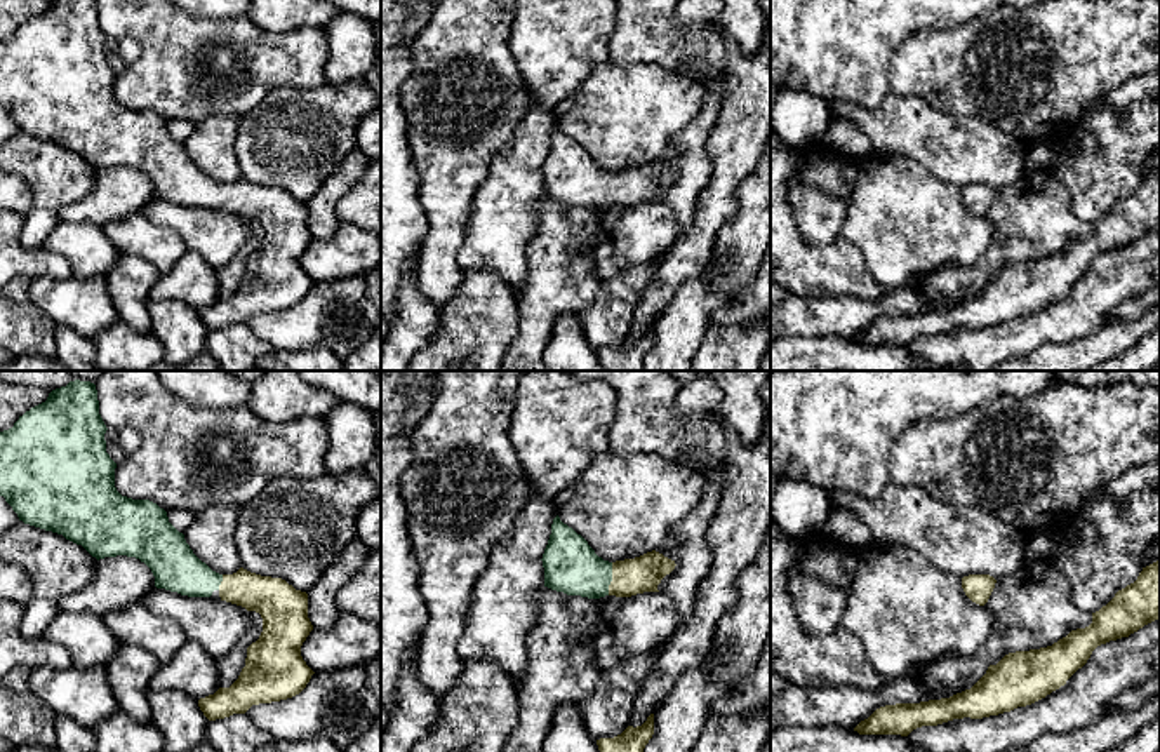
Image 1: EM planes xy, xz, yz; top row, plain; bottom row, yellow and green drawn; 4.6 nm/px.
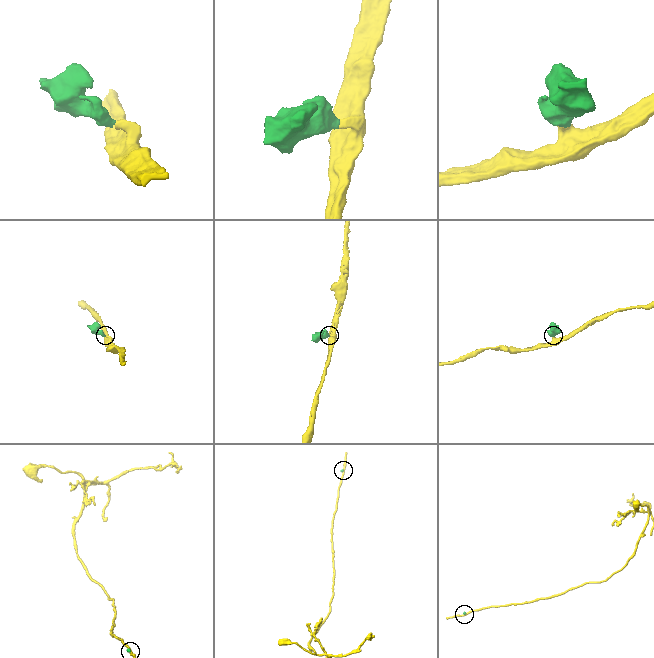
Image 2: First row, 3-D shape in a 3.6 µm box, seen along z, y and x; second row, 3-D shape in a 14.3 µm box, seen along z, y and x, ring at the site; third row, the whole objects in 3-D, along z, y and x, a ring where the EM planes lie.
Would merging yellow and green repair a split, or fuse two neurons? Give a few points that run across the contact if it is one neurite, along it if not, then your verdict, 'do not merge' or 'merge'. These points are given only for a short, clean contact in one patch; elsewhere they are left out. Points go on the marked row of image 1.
line xz (630, 577), (613, 578), (593, 578), (571, 566); merge

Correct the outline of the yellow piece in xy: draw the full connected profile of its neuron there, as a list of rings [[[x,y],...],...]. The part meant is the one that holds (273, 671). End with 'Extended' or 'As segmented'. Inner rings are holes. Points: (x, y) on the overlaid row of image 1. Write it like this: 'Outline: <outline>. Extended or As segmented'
Outline: [[[75,379],[52,390],[45,402],[19,416],[12,428],[0,432],[0,496],[24,524],[63,534],[97,561],[117,555],[139,559],[151,569],[157,588],[188,597],[210,597],[217,590],[221,601],[261,614],[263,632],[247,648],[238,679],[230,688],[219,688],[198,700],[209,721],[299,695],[315,674],[301,656],[301,646],[313,630],[308,594],[282,578],[261,576],[243,567],[233,574],[212,571],[193,554],[163,508],[117,491],[117,463],[106,453],[106,430],[94,383]]]. Extended

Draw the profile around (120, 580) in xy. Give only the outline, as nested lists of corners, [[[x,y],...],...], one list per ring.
[[[117,555],[96,562],[96,578],[83,588],[66,594],[59,609],[104,616],[143,599],[155,588],[151,569],[136,557]]]

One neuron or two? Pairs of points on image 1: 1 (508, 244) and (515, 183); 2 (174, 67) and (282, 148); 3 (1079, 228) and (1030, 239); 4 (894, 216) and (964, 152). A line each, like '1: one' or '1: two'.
1: one
2: two
3: one
4: two

